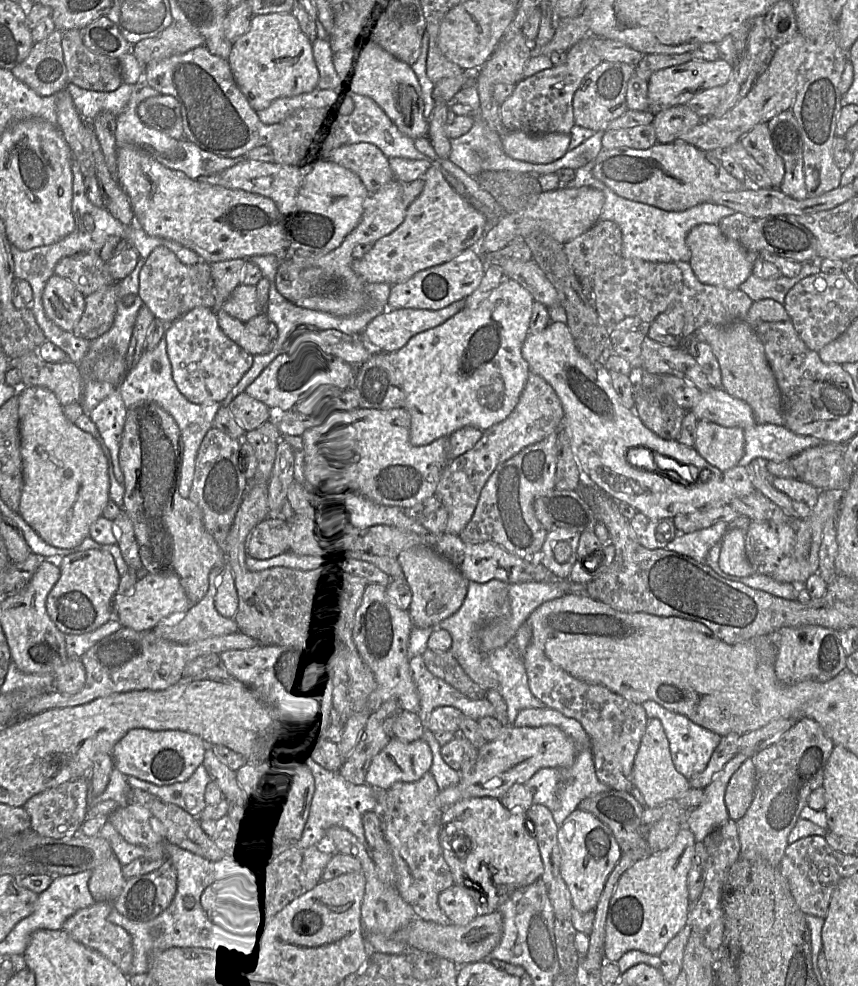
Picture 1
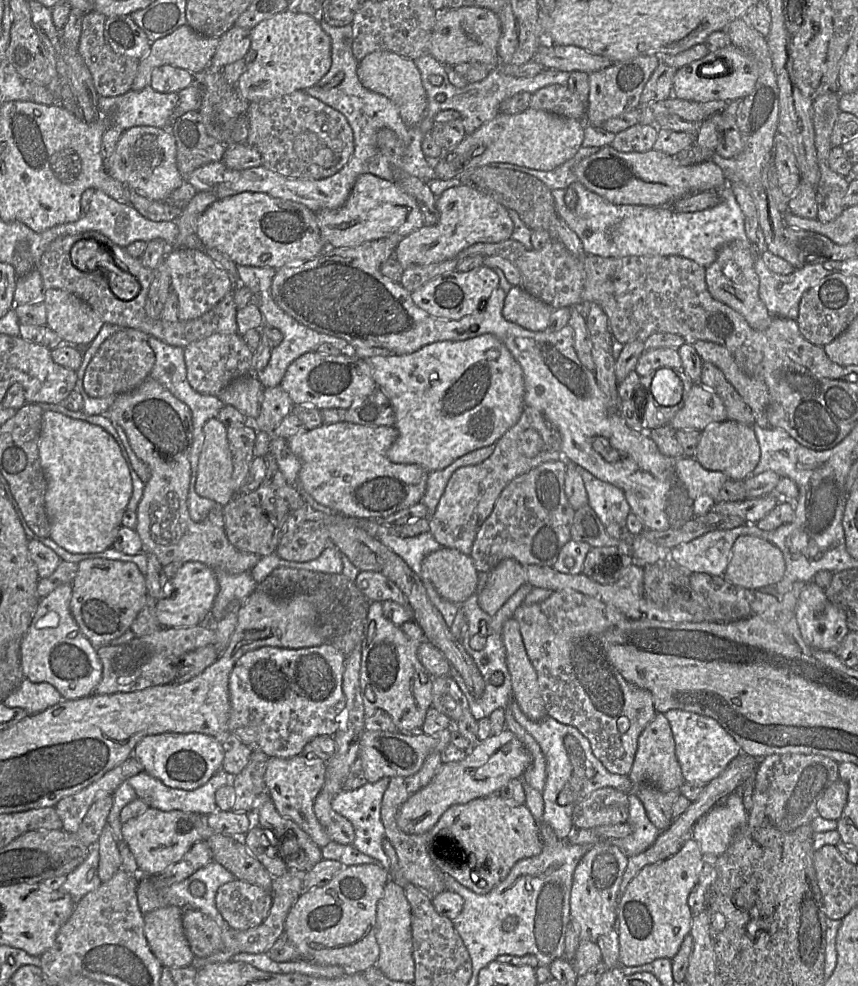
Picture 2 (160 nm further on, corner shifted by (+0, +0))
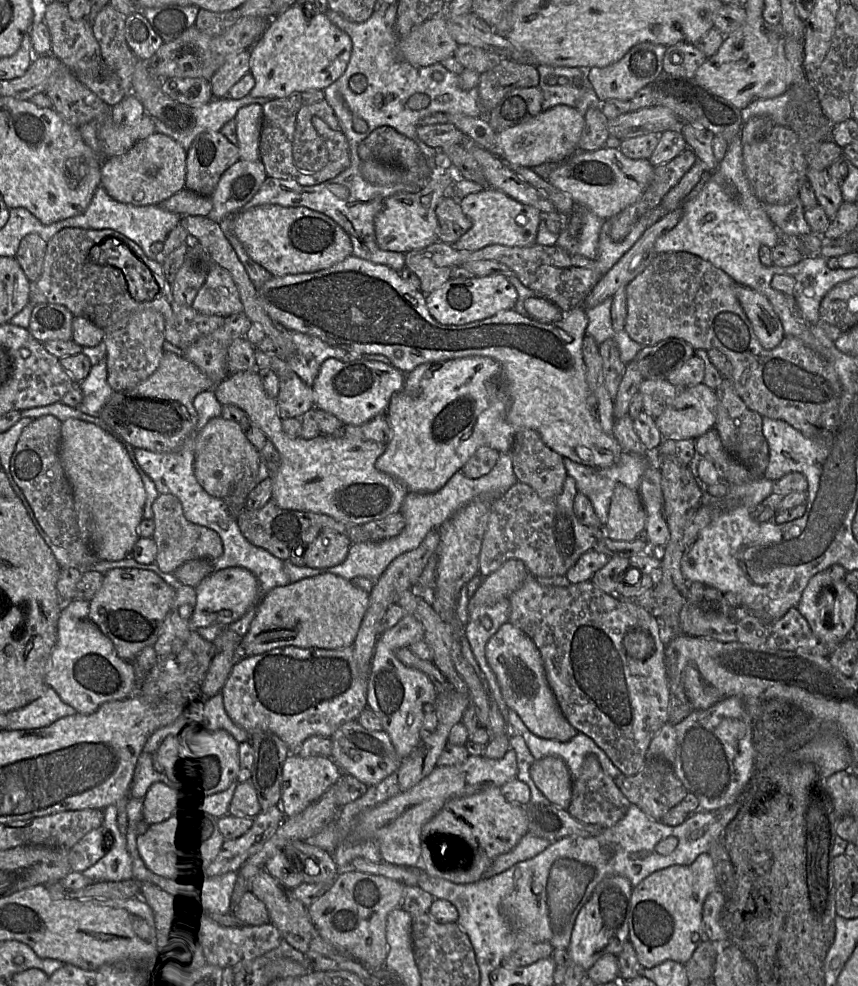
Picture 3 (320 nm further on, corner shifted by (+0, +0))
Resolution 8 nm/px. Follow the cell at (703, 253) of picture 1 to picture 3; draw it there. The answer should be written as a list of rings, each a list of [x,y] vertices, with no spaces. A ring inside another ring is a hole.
[[[735,285],[735,295],[750,320],[763,348],[774,349],[785,334],[770,301],[761,293],[744,285]]]

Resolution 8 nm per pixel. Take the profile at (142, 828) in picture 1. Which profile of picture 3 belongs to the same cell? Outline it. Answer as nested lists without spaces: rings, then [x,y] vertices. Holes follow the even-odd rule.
[[[193,814],[171,816],[163,822],[149,825],[136,839],[145,866],[154,874],[172,882],[197,880],[215,859],[224,842],[217,819],[207,814]]]

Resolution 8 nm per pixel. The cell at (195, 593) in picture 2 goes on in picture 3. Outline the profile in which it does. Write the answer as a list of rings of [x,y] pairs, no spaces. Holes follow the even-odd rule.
[[[242,567],[215,570],[196,587],[196,604],[189,619],[193,631],[211,625],[228,626],[242,618],[260,600],[259,583],[255,575]]]

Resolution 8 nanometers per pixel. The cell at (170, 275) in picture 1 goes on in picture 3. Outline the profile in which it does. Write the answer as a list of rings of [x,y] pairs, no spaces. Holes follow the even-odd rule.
[[[214,264],[191,307],[205,315],[223,317],[243,313],[243,305],[230,273]]]

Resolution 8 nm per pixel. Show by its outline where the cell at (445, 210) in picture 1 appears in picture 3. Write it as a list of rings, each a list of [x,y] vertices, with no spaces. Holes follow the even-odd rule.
[[[485,188],[460,198],[459,205],[470,219],[471,228],[452,246],[459,251],[474,252],[490,245],[508,247],[529,247],[536,245],[537,232],[542,213],[529,205],[524,205],[505,193]]]

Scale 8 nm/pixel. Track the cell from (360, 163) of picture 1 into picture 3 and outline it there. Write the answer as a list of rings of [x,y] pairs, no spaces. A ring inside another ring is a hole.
[[[443,197],[436,210],[438,221],[437,241],[453,245],[471,228],[470,219],[463,213],[458,199]]]

